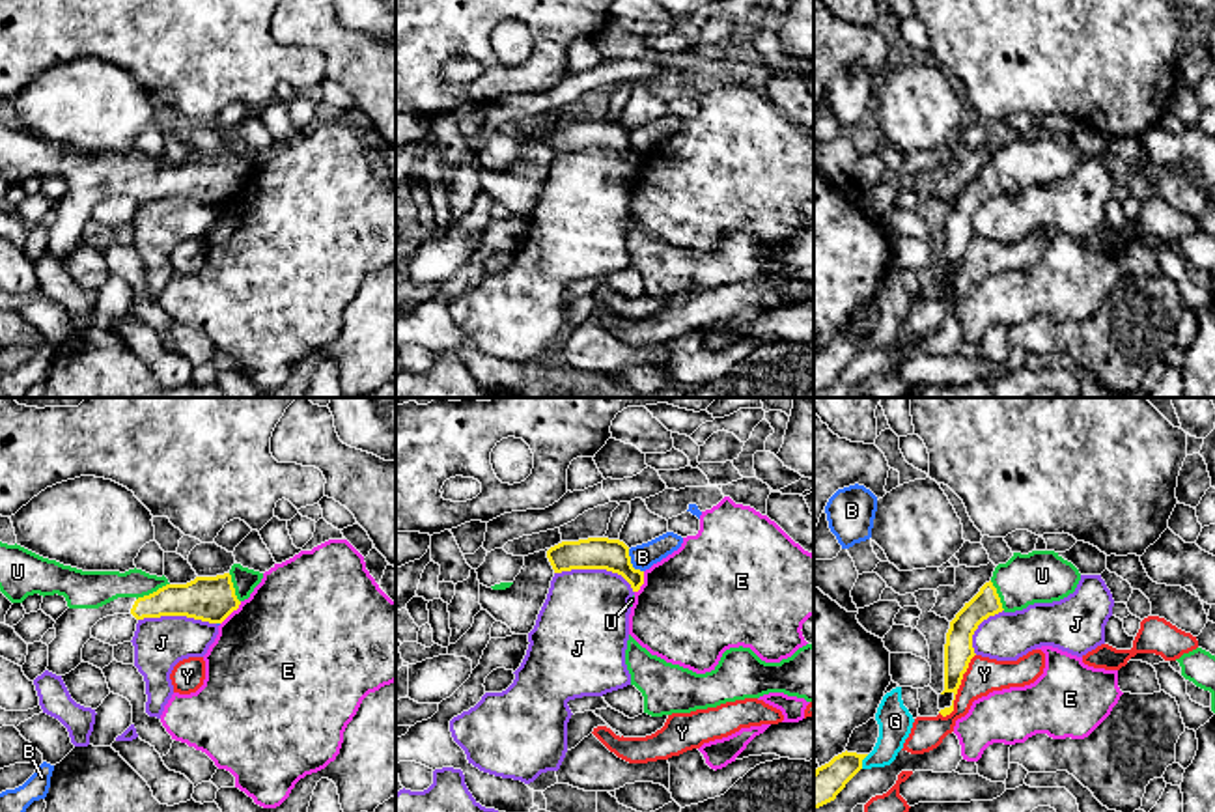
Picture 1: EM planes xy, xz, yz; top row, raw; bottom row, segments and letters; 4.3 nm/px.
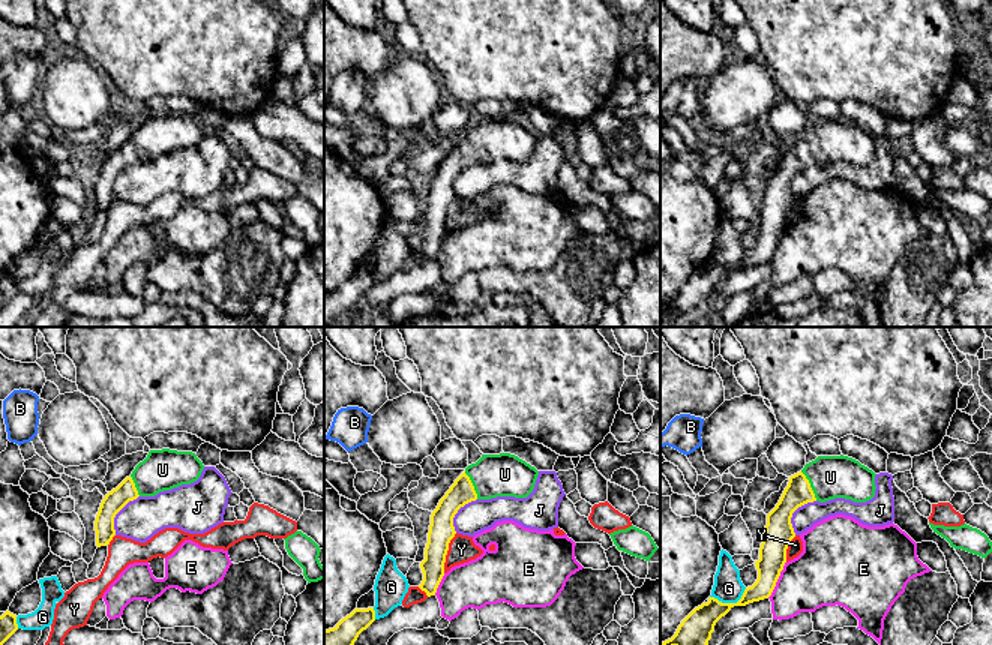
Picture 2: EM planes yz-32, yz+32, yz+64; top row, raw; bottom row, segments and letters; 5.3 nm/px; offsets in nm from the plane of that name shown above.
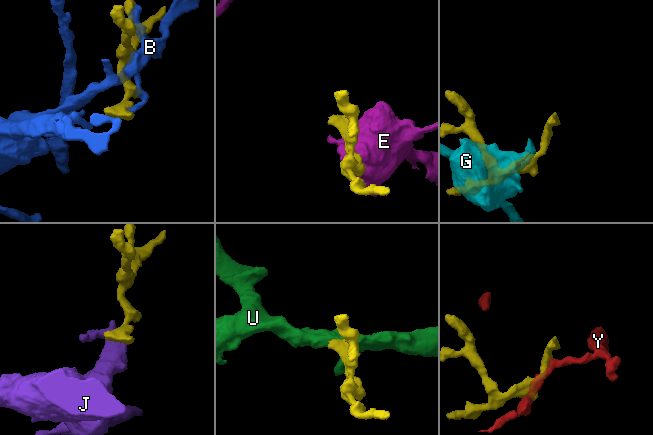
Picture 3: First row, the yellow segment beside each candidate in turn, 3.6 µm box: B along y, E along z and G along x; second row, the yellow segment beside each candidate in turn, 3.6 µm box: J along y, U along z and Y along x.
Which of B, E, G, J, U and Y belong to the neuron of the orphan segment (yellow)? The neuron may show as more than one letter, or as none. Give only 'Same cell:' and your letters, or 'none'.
Same cell: U

